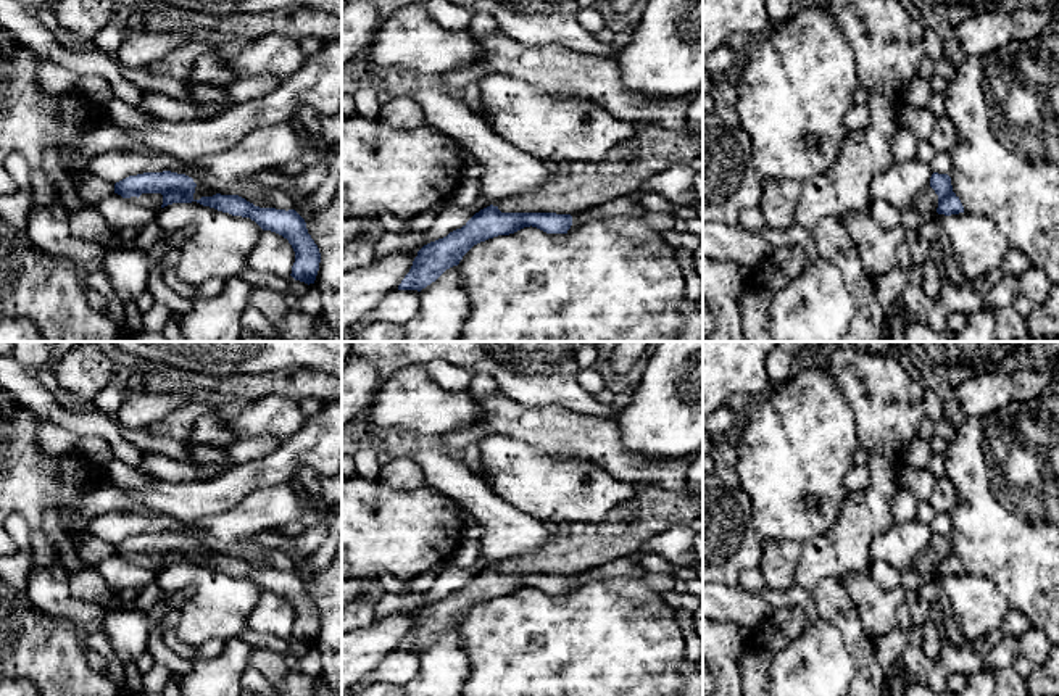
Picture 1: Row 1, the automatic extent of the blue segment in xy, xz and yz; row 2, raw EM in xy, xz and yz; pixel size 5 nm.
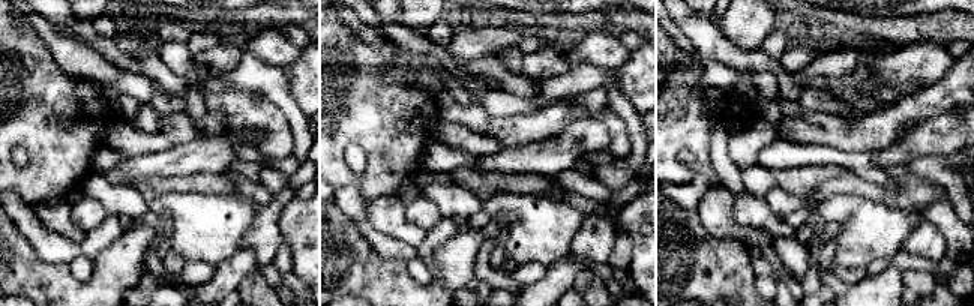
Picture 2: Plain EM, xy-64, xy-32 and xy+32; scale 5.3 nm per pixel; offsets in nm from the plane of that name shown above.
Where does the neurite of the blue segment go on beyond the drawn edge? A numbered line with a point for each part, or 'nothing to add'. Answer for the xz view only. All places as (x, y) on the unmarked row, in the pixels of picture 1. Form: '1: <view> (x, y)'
1: xz (584, 546)

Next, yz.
1: yz (927, 561)

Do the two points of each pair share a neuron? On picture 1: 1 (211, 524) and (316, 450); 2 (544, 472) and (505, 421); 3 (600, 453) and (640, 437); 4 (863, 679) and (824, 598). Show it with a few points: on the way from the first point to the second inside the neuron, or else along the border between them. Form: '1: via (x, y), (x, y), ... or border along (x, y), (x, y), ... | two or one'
1: border along (287, 482), (257, 487), (232, 508) | two
2: border along (481, 440), (490, 435), (513, 435), (555, 455) | two
3: border along (614, 419), (626, 447), (658, 458) | two
4: via (863, 659), (863, 646), (842, 617) | one

